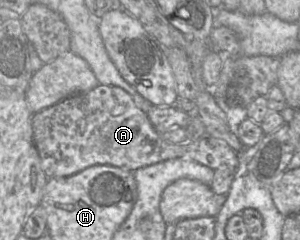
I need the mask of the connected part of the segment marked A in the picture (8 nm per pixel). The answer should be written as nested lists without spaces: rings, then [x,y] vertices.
[[[99,84],[95,88],[69,96],[32,116],[33,139],[48,178],[69,177],[94,165],[111,165],[134,172],[139,168],[174,158],[193,160],[215,170],[220,166],[239,168],[238,153],[224,140],[208,135],[196,141],[172,144],[161,138],[147,113],[136,106],[133,98],[118,86]]]

